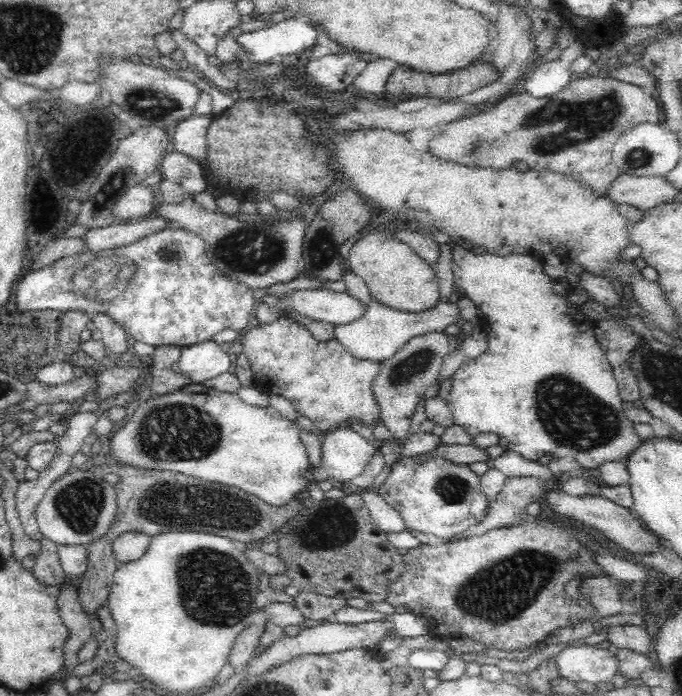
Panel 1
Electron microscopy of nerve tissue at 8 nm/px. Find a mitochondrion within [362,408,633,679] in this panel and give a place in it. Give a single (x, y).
(500, 593)

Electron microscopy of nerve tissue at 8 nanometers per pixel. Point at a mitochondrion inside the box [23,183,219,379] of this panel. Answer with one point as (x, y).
(111, 281)

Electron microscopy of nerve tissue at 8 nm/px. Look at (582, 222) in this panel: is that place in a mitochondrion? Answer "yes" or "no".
no

